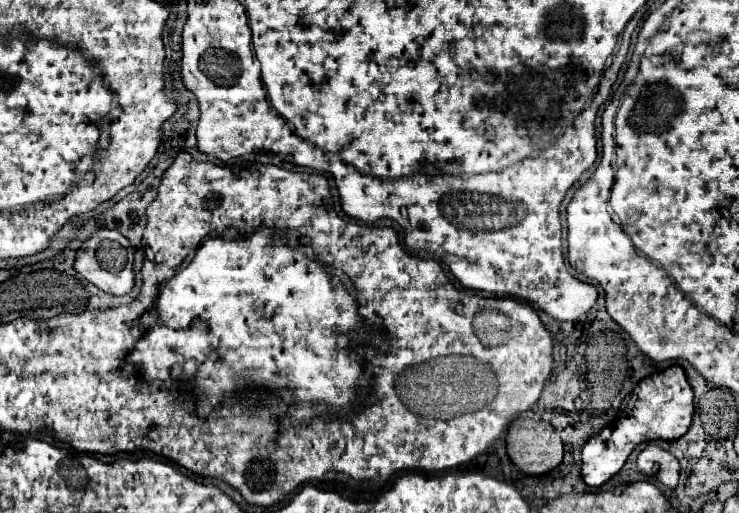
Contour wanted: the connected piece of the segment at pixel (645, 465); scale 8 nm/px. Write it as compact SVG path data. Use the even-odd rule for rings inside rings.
M648 445L638 455L638 469L642 473L646 473L646 475L656 477L660 483L664 483L670 489L674 489L678 485L680 463L678 463L678 459L674 455L660 449L658 445Z

